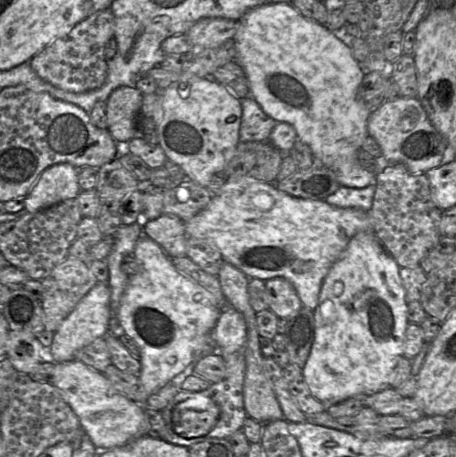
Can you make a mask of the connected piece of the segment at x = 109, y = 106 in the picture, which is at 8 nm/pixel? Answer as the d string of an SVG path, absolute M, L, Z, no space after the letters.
M120 86L106 101L108 131L117 142L128 142L137 136L137 118L143 93L135 86Z

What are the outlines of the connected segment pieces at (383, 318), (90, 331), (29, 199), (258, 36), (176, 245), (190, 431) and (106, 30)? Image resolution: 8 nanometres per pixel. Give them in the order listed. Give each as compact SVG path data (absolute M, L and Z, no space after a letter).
M365 231L357 233L349 241L346 249L341 256L332 264L327 272L319 294L318 305L314 309L315 333L313 344L308 359L301 369L304 380L311 394L320 402L329 401L332 404L339 403L350 397L359 394L372 395L387 386L389 375L395 368L398 360L404 356L405 333L408 326L407 302L405 299L405 290L399 276L400 266L385 251L379 240L373 232Z
M102 282L95 284L54 332L54 338L48 350L48 355L53 362L71 361L75 359L78 350L89 345L97 338L105 337L109 332L110 303L111 290L108 284Z
M58 163L45 169L26 195L24 210L27 213L34 213L47 209L59 202L76 198L82 191L78 184L78 170L69 163Z
M270 3L255 7L238 20L233 38L236 61L243 68L252 97L277 122L294 126L297 139L307 144L316 161L334 172L341 186L365 188L375 185L376 174L359 165L357 153L368 135L369 109L358 97L364 73L351 48L325 25L304 17L291 3Z
M162 214L144 226L144 234L155 241L170 257L187 256L185 223L176 215Z
M202 391L190 393L190 397L178 404L173 403L171 430L180 437L191 439L206 435L217 418L217 407Z
M111 8L99 10L32 57L30 66L40 78L65 91L82 93L100 88L107 78L108 71L105 48L113 36L114 16Z

